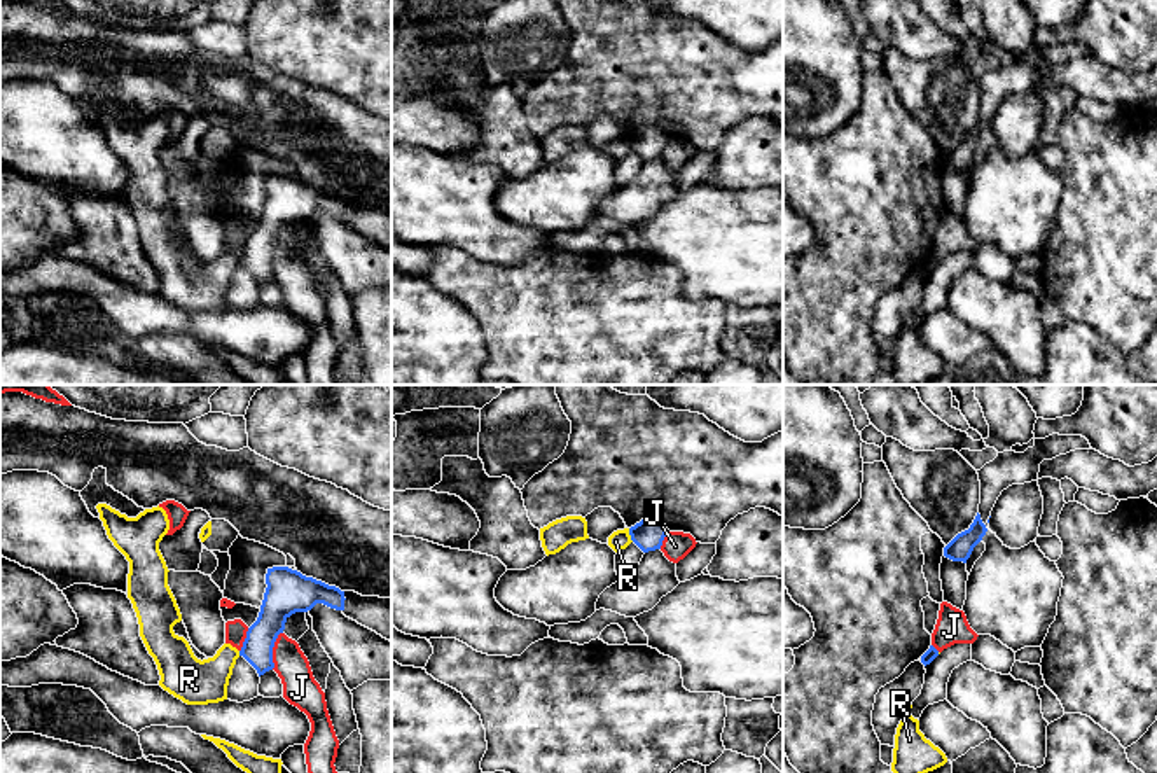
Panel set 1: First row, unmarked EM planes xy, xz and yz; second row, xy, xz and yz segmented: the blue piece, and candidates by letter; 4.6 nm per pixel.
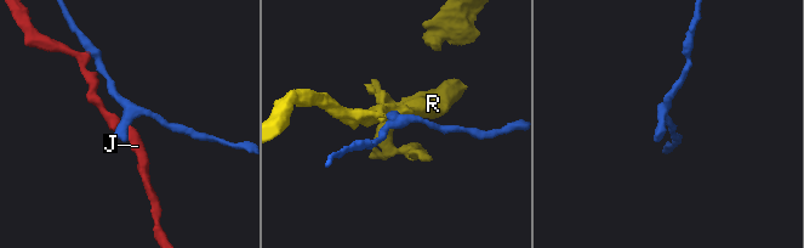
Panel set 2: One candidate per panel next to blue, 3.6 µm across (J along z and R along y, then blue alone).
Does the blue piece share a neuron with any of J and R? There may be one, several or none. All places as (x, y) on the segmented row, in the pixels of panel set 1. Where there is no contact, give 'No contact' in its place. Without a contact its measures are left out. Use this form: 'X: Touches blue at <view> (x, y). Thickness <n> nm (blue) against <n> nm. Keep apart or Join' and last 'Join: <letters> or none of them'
J: Touches blue at xy (271, 651). Thickness 170 nm (blue) against 160 nm. Keep apart
R: Touches blue at xz (630, 534). Thickness 140 nm (blue) against 90 nm. Keep apart
Join: none of them

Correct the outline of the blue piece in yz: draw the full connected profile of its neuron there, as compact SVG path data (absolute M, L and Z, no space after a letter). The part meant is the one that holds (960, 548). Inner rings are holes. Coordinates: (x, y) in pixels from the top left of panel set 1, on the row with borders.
M977 512L973 523L970 525L968 530L958 533L946 547L944 547L944 556L953 560L953 561L963 561L970 558L973 547L982 540L986 535L987 528L980 519L980 514Z

